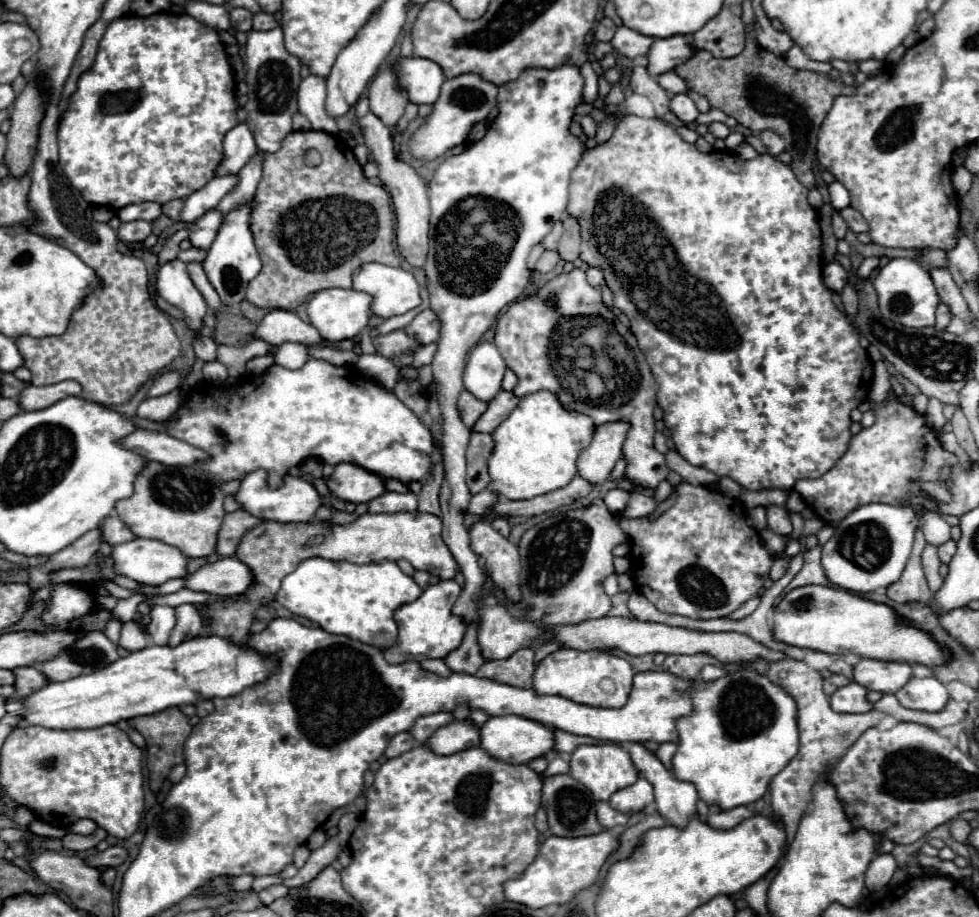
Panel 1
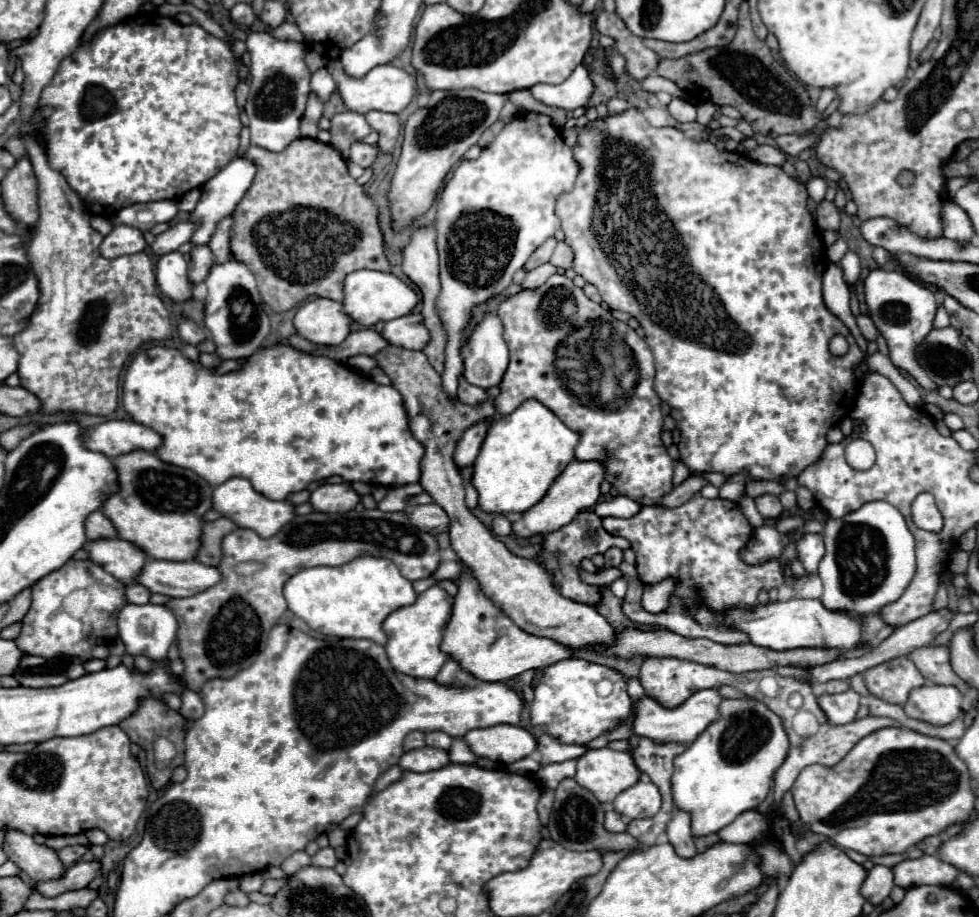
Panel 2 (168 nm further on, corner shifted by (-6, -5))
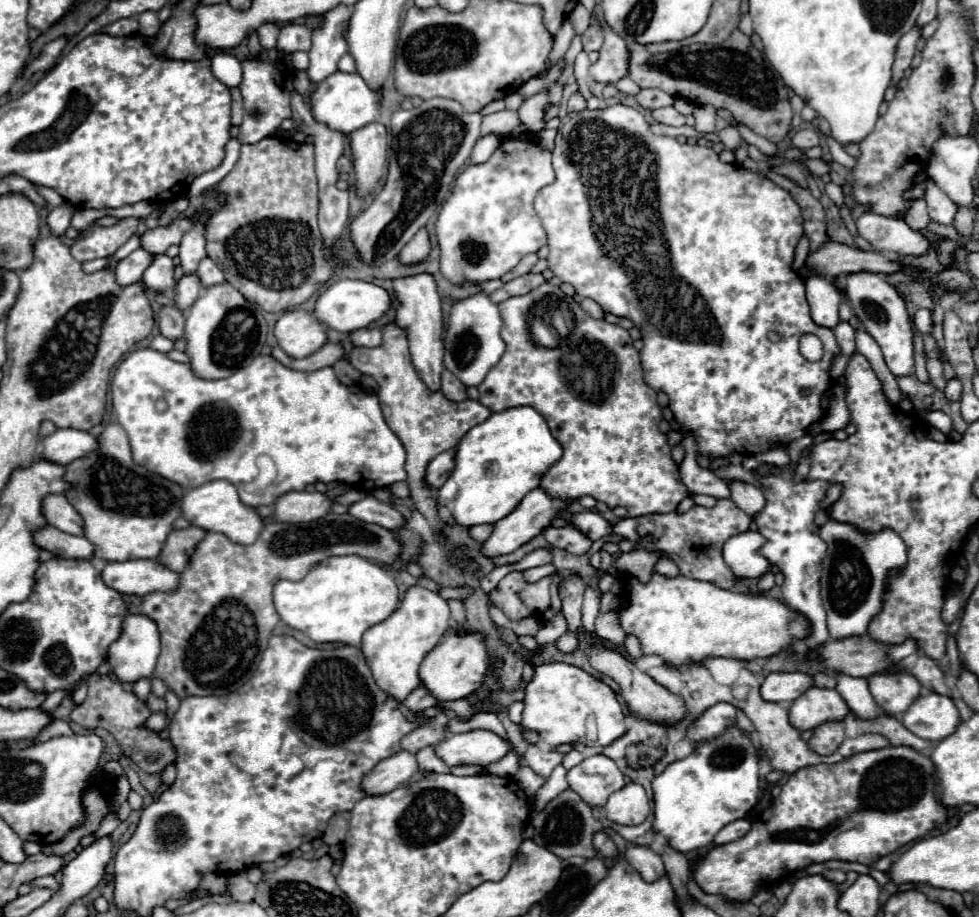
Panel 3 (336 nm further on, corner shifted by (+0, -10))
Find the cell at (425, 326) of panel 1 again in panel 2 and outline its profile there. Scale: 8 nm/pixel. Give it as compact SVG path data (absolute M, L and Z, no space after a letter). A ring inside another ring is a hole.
M407 314L385 322L383 336L391 340L391 344L403 346L409 350L423 350L431 338L421 314Z

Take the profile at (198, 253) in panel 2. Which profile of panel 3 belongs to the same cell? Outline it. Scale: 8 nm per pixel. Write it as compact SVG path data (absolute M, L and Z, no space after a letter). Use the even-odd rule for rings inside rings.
M197 275L183 277L175 287L175 305L177 305L177 309L181 309L181 311L189 309L195 303L195 299L199 297L199 291L201 291L201 283L199 283Z

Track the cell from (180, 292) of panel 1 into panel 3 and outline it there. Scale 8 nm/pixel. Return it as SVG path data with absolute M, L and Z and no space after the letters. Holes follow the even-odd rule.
M155 255L151 265L145 269L143 273L143 283L155 291L165 291L175 287L175 279L173 279L173 269L175 263L171 257L167 255Z

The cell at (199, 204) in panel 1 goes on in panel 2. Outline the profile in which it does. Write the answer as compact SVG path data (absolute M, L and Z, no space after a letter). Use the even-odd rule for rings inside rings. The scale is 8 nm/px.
M183 220L183 222L177 222L177 224L173 224L167 232L163 232L163 234L159 234L157 238L155 238L155 242L151 244L151 250L155 252L155 254L167 254L167 252L173 252L173 250L177 250L183 242L189 242L191 240L191 236L195 234L195 230L197 230L197 222L193 222L193 220Z

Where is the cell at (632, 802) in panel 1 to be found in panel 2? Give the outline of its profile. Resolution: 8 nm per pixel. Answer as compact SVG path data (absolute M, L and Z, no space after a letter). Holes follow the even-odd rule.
M641 776L635 786L631 786L629 790L623 790L615 798L613 806L627 820L635 820L635 818L655 816L661 808L661 803L662 798L657 786L653 786L653 782L648 777Z

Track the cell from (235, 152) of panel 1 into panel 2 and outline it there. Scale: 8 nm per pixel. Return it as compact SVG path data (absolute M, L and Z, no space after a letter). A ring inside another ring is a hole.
M235 156L235 158L233 158L225 168L221 168L209 182L205 182L205 186L201 188L201 198L199 198L199 202L197 202L197 208L191 212L191 220L199 222L199 228L195 230L195 234L193 234L193 238L191 238L193 244L207 244L207 242L209 242L209 238L211 238L217 222L219 222L223 216L231 214L231 212L235 210L235 206L239 204L239 200L243 198L243 194L249 190L255 172L257 172L257 166L255 166L255 162L253 162L251 158L247 158L247 156Z

